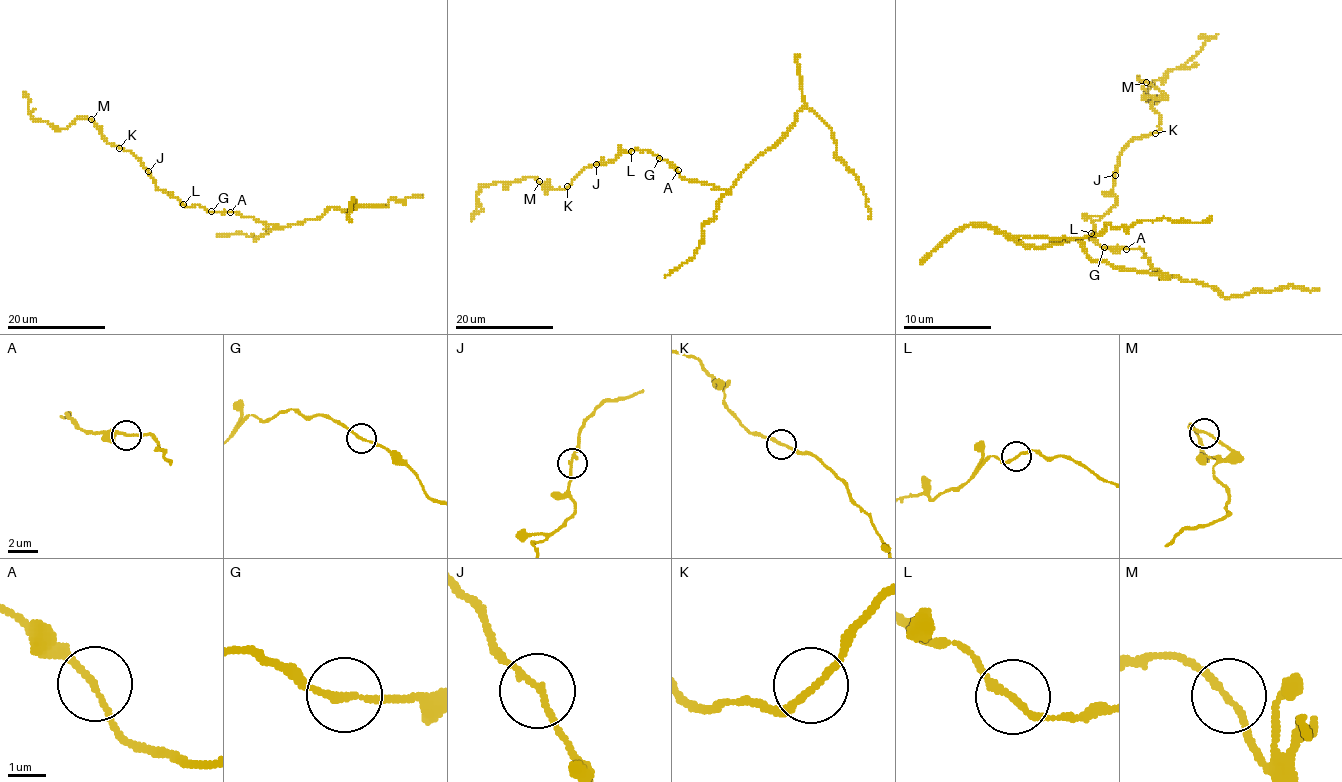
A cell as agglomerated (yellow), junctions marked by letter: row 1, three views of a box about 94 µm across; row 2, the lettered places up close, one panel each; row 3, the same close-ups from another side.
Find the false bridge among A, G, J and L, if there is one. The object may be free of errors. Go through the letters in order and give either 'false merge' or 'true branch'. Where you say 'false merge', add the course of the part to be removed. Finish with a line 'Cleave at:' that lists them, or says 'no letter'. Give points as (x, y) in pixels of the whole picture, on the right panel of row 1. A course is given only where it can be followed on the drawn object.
A: true branch
G: true branch
J: true branch
L: true branch
Cleave at: no letter

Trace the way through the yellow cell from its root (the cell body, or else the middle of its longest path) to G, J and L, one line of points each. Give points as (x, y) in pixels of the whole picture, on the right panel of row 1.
G: (1126, 247), (1104, 247)
J: (1126, 247), (1102, 247), (1091, 236), (1089, 238), (1093, 231), (1091, 222), (1115, 203), (1115, 174)
L: (1126, 247), (1102, 247), (1091, 236), (1089, 238), (1091, 233)

